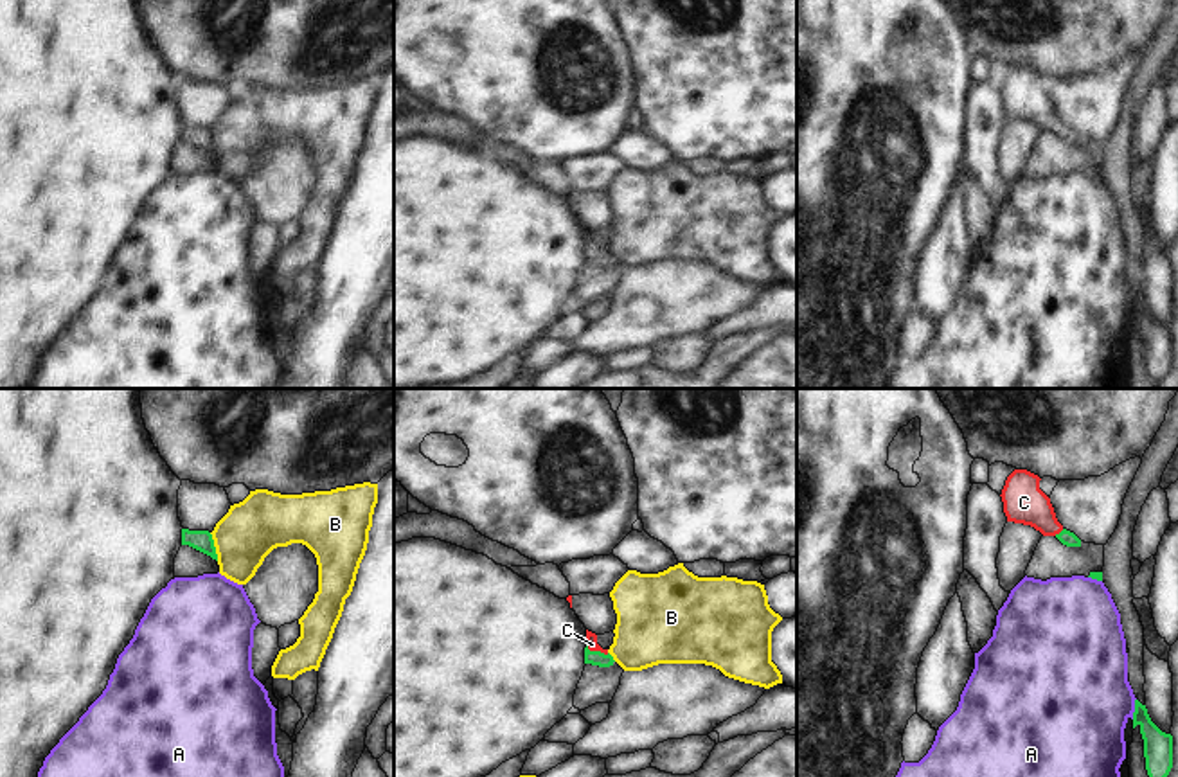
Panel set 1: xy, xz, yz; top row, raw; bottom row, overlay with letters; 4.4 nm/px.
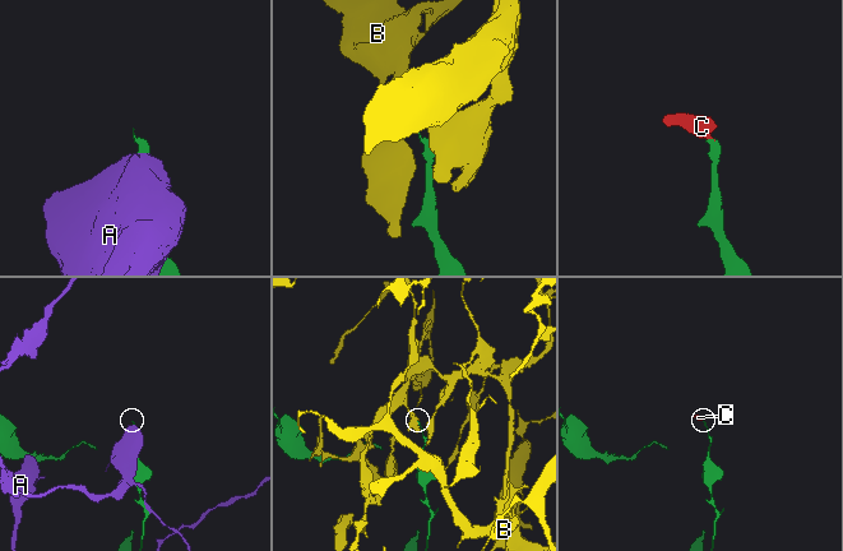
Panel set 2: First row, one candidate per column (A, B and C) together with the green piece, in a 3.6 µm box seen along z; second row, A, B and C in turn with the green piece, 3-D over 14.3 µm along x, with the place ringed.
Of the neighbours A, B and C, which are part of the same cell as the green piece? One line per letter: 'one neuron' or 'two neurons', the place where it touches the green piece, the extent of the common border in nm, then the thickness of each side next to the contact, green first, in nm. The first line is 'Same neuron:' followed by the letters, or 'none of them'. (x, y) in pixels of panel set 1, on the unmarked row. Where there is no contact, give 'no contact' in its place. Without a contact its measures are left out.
Same neuron: C
A: two neurons | yz (1135, 306) | 100 nm | 130/460 nm
B: two neurons | xy (214, 144) | 130 nm | 100/260 nm
C: one neuron | xz (597, 249) | 110 nm | 70/50 nm

